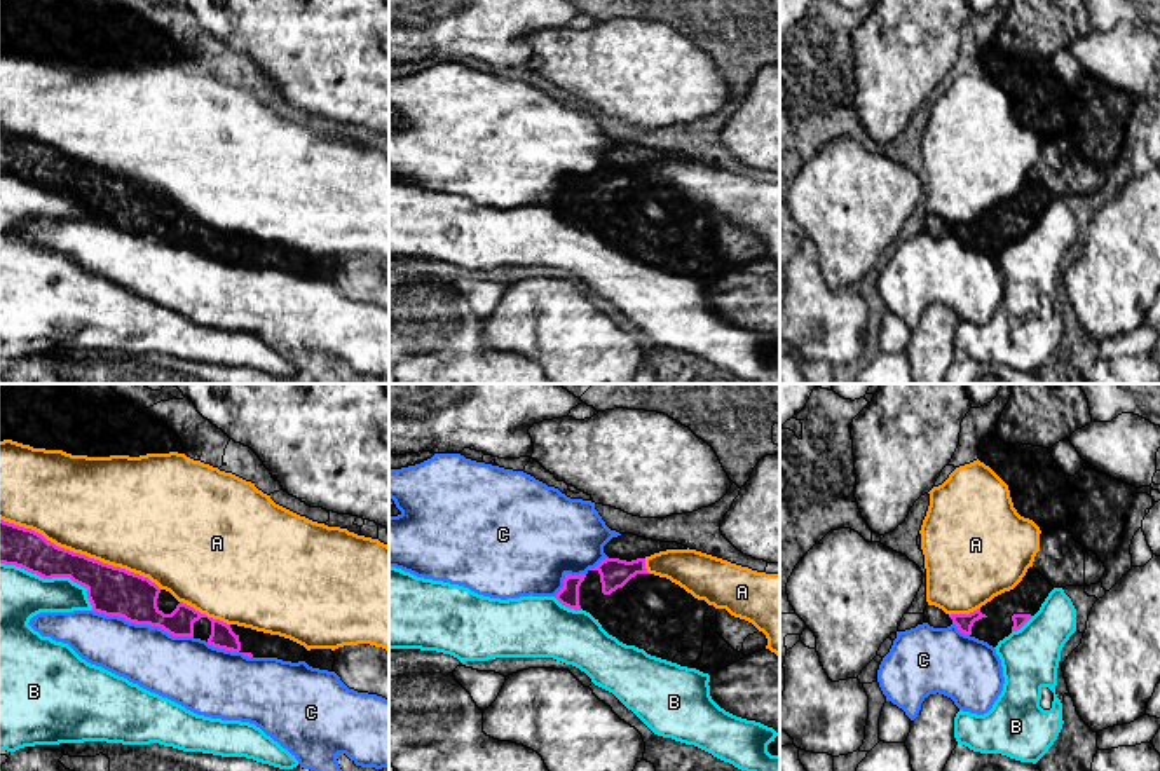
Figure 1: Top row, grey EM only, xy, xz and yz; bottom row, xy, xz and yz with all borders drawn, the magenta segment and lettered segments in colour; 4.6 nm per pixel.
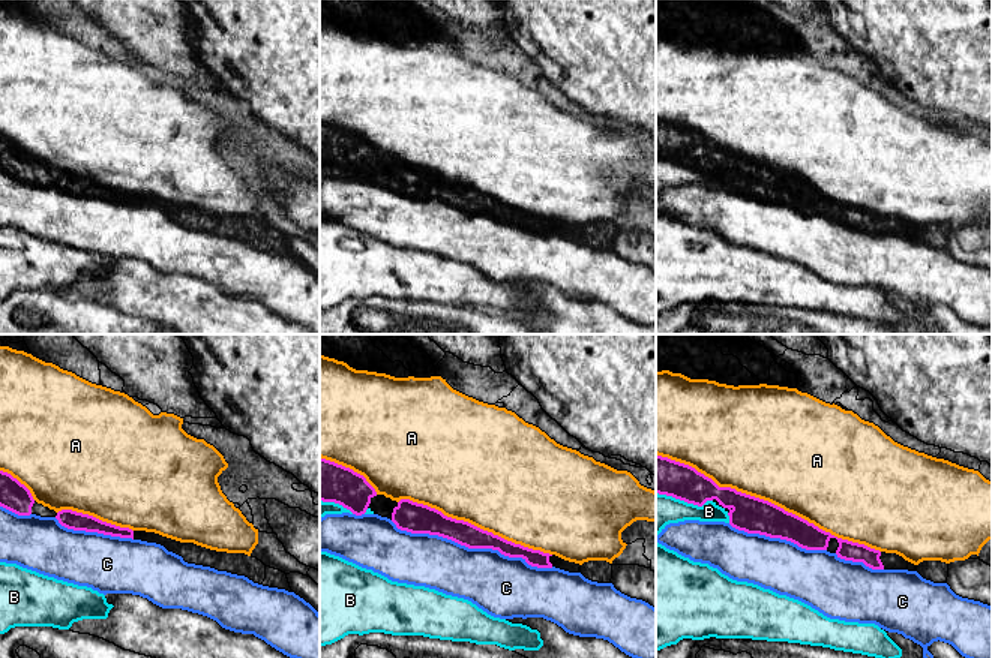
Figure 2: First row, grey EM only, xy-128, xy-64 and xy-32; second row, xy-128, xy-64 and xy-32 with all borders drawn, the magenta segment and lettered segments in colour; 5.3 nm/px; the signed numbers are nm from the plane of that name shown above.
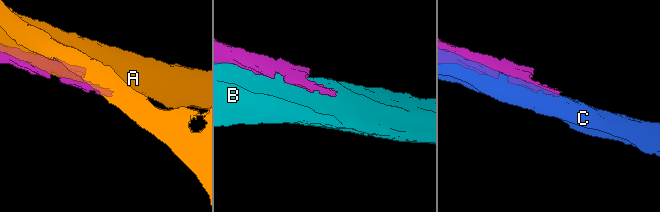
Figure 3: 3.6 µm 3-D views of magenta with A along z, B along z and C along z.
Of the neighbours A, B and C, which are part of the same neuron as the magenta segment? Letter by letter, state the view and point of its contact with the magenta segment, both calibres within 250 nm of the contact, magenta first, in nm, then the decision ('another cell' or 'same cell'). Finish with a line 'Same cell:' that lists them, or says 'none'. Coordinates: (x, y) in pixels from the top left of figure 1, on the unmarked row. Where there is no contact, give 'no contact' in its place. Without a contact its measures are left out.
A: xy (79, 163) | 220/480 nm | another cell
B: xy (53, 185) | 180/220 nm | another cell
C: xy (143, 232) | 220/280 nm | another cell
Same cell: none

